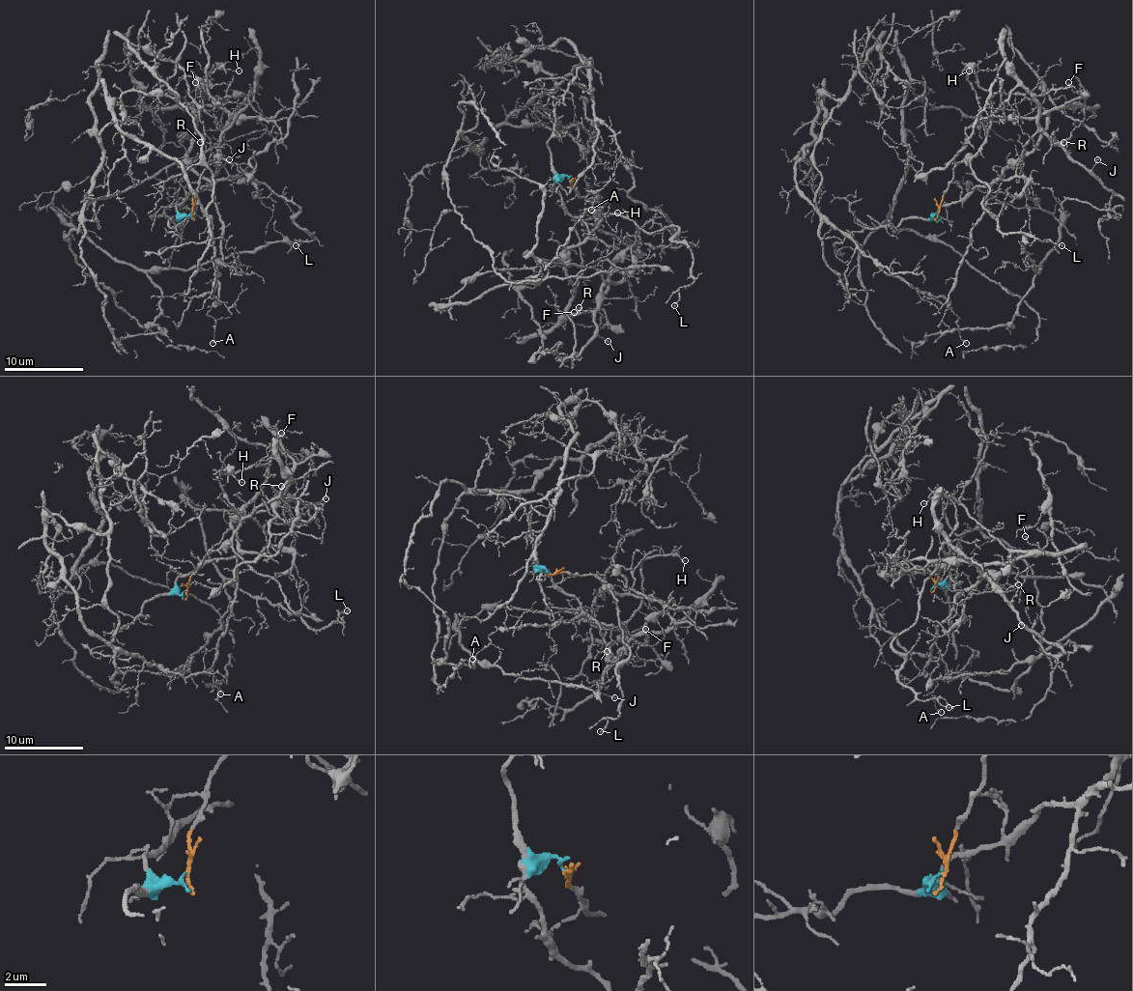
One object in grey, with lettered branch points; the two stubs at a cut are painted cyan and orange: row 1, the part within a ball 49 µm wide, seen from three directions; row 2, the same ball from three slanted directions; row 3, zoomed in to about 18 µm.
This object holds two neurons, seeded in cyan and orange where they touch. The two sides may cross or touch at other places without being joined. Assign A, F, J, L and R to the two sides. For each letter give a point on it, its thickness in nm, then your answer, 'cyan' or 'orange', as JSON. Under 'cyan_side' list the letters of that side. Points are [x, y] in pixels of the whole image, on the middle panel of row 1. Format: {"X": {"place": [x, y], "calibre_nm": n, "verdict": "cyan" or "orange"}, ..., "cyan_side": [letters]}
{"A": {"place": [591, 210], "calibre_nm": 100, "verdict": "cyan"}, "F": {"place": [574, 312], "calibre_nm": 110, "verdict": "cyan"}, "J": {"place": [608, 341], "calibre_nm": 130, "verdict": "orange"}, "L": {"place": [674, 305], "calibre_nm": 110, "verdict": "orange"}, "R": {"place": [579, 307], "calibre_nm": 130, "verdict": "orange"}, "cyan_side": ["A", "F"]}

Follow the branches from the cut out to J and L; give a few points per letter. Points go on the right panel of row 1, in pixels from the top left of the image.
J: (938, 212), (953, 169), (979, 150), (991, 116), (1019, 86), (1070, 155), (1090, 169), (1097, 159)
L: (938, 212), (959, 163), (969, 159), (969, 167), (989, 186), (985, 209), (1006, 233), (1033, 235), (1062, 246)

